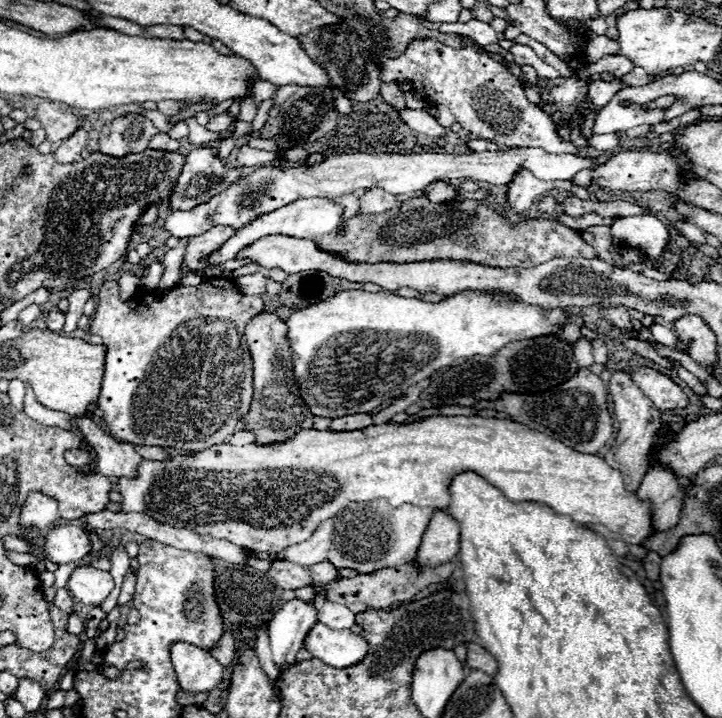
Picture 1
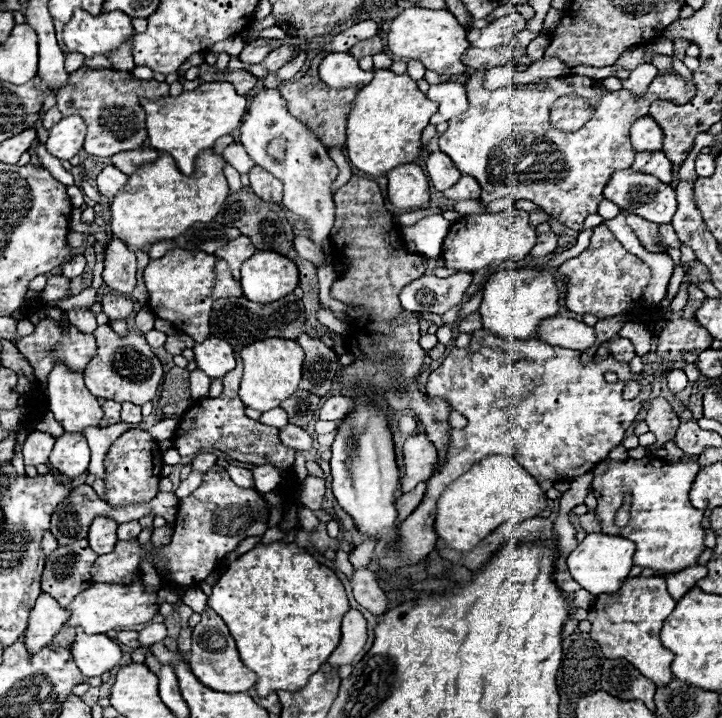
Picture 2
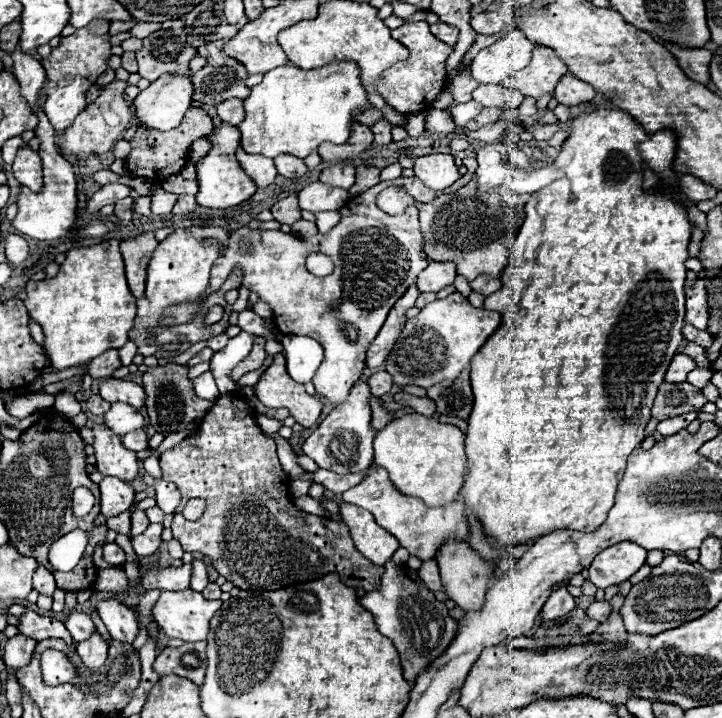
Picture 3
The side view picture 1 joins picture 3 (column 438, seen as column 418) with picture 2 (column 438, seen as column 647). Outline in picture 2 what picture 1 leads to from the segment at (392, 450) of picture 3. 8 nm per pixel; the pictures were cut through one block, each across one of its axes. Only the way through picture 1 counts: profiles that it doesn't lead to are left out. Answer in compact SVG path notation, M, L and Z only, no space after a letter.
M486 456L464 476L454 480L436 506L436 536L458 552L472 550L500 524L522 522L546 508L546 494L538 482L510 456Z

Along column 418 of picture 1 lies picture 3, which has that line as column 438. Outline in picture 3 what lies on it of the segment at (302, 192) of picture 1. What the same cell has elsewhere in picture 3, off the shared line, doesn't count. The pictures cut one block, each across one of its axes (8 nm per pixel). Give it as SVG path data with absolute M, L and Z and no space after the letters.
M428 154L414 160L416 178L420 178L432 190L446 190L458 178L458 168L454 164L454 156L450 154Z

